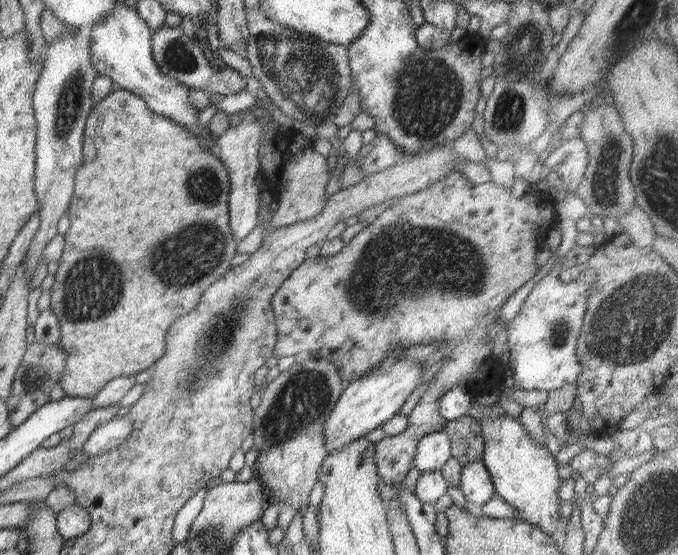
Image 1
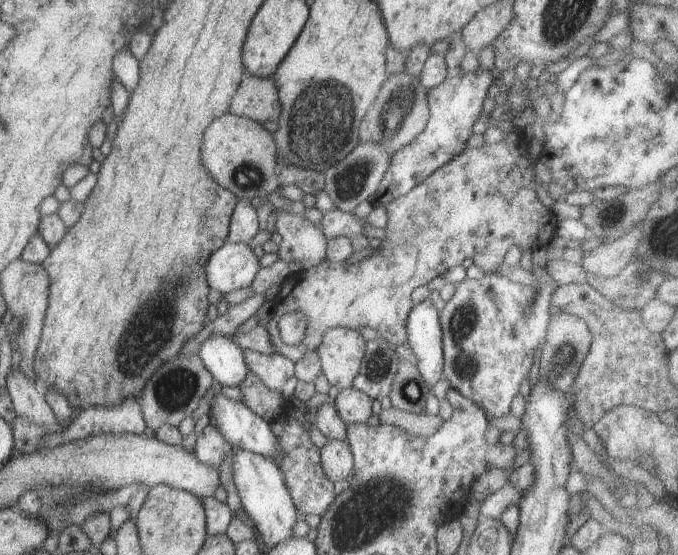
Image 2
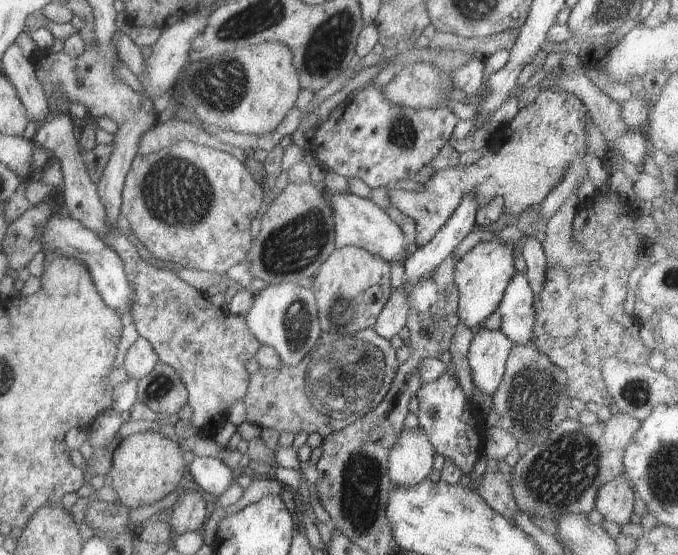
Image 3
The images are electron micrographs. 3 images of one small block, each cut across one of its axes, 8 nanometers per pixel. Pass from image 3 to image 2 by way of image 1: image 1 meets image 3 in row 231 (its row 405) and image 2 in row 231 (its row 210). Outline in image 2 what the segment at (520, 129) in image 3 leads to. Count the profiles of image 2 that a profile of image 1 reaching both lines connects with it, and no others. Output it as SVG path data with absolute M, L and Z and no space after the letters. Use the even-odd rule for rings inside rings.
M514 126L511 131L504 132L502 140L482 147L464 149L450 162L430 173L410 192L391 200L384 205L388 221L385 227L387 239L381 242L376 252L365 257L360 262L329 261L302 269L290 278L290 292L282 297L276 296L280 302L275 305L272 319L267 323L269 335L274 343L276 353L296 362L307 352L316 351L322 342L324 333L329 328L344 327L357 329L360 326L370 326L379 332L379 336L394 346L409 344L406 319L414 304L410 294L418 286L428 284L436 276L448 272L452 266L462 264L466 258L472 258L476 266L482 268L484 274L496 273L504 263L504 256L510 246L518 246L523 250L536 250L540 247L540 230L542 226L556 224L553 212L543 207L536 193L534 162L526 152L526 144L522 134ZM294 311L301 312L308 321L307 331L302 342L295 345L286 344L280 336L279 318Z

